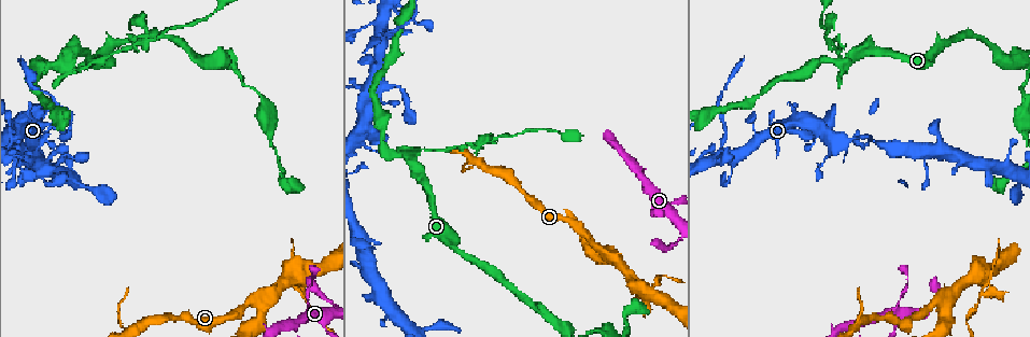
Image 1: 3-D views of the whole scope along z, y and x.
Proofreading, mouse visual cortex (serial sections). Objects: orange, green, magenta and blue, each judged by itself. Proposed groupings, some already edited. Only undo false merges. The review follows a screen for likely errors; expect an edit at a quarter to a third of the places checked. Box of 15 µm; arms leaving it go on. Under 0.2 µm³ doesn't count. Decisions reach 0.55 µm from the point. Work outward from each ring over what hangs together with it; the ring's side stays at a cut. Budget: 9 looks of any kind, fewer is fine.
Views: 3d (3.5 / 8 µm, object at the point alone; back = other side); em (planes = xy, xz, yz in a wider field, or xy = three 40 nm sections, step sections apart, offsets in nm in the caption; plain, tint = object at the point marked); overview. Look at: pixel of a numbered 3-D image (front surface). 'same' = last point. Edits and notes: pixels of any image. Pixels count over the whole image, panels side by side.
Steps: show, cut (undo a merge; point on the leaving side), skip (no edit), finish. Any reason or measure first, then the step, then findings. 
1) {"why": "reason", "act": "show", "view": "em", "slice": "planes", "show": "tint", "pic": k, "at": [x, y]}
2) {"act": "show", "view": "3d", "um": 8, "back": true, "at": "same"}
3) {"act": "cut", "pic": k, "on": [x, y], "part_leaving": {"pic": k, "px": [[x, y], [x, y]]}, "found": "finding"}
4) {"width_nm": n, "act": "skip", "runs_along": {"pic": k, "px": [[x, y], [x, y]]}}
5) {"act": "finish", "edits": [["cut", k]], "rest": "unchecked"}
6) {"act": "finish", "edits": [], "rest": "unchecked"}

{"why": "three-way junction", "act": "show", "view": "3d", "um": 8, "pic": 1, "at": [409, 158]}

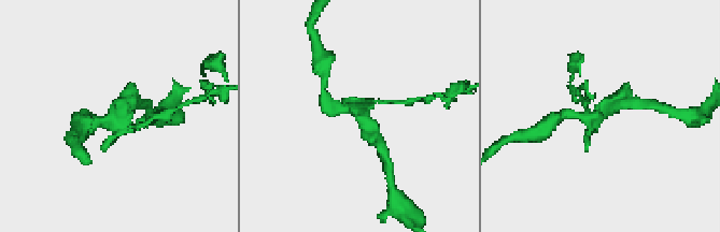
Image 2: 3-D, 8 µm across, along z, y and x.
{"why": "shape alone is not enough", "act": "show", "view": "em", "slice": "xy", "step": 1, "show": "tint", "pic": 2, "at": [116, 117]}

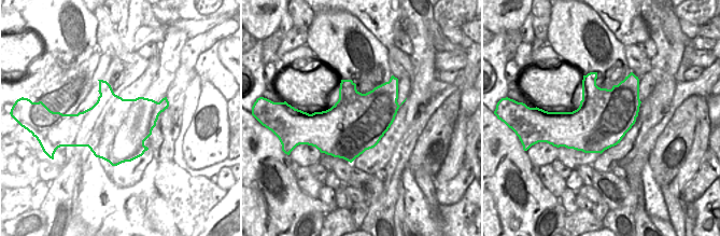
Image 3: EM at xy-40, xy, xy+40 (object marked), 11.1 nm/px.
{"act": "cut", "pic": 2, "on": [106, 144], "part_leaving": {"pic": 2, "px": [[379, 102], [410, 103], [418, 99]]}, "found": "a second cell is stuck on"}

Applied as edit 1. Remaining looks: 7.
{"why": "abrupt turn", "act": "show", "view": "3d", "um": 3.5, "pic": 1, "at": [13, 157]}

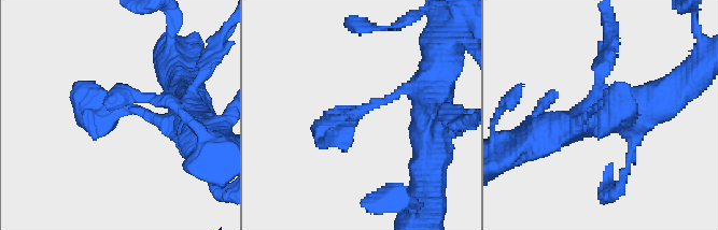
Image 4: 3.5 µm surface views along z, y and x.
{"arms": 3, "arm_widths_nm": [200, 250, 250], "act": "show", "view": "em", "slice": "xy", "step": 1, "show": "tint", "pic": 4, "at": [362, 108]}

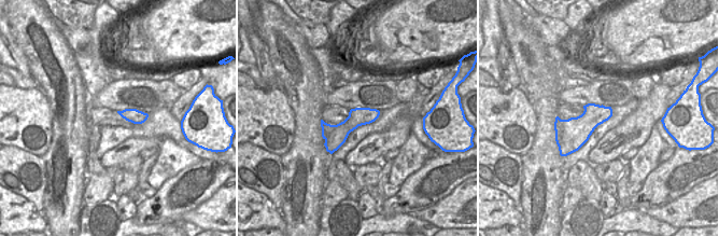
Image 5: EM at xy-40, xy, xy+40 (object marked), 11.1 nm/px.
{"act": "skip", "runs_along": {"pic": 4, "px": [[184, 118], [121, 105], [98, 121], [85, 88]]}, "found": "one cell here"}

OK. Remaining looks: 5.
{"act": "show", "view": "3d", "um": 3.5, "back": true, "pic": 1, "at": [639, 172]}

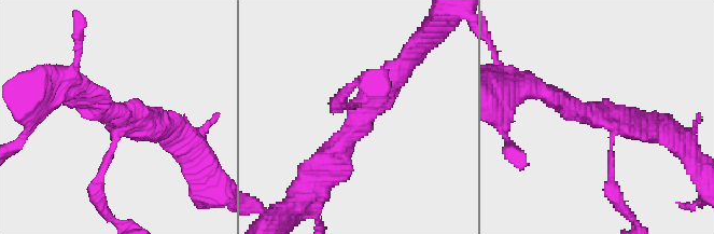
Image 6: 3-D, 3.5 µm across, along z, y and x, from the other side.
{"arms": 3, "arm_widths_nm": [100, 300, 300], "why": "need the tissue", "act": "show", "view": "em", "slice": "xy", "step": 5, "show": "tint", "pic": 6, "at": [361, 116]}

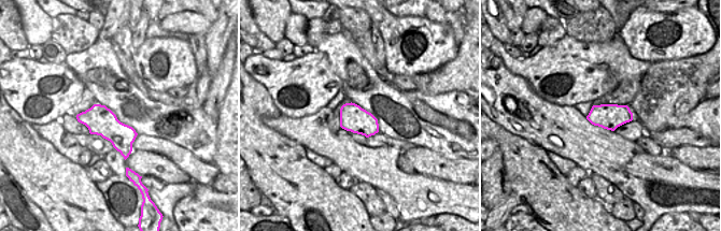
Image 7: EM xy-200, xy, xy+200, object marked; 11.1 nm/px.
{"act": "skip", "runs_along": {"pic": 6, "px": [[323, 169], [403, 65]]}, "found": "one cell here"}

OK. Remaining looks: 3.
{"why": "sharp bend", "act": "show", "view": "3d", "um": 3.5, "back": true, "pic": 1, "at": [304, 278]}

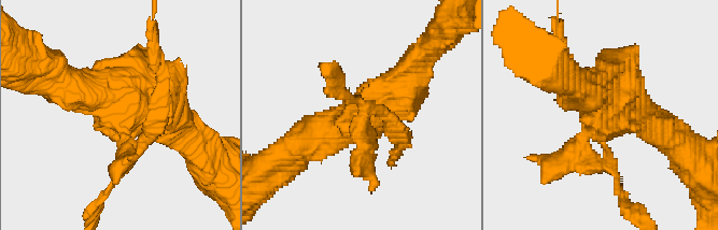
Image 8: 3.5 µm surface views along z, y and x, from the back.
{"why": "shape alone is not enough", "act": "show", "view": "em", "slice": "xy", "step": 5, "show": "tint", "pic": 8, "at": [124, 120]}

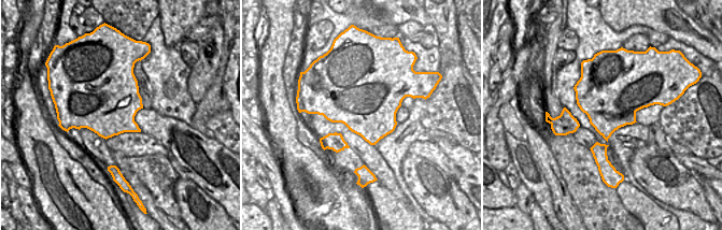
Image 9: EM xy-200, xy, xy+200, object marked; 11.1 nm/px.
{"act": "cut", "pic": 8, "on": [362, 147], "found": "two cells meet here"}

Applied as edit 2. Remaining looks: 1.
{"act": "finish", "edits": [["cut", 2], ["cut", 8]], "rest": "unchecked"}

